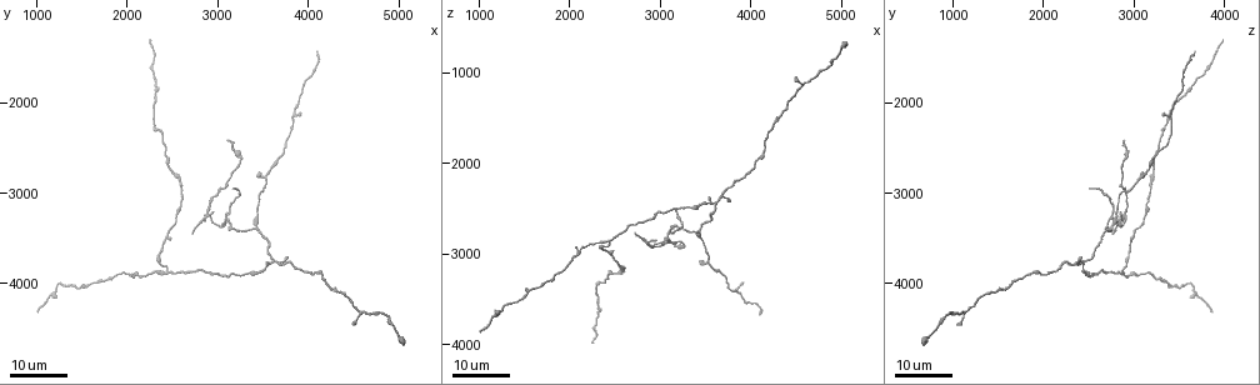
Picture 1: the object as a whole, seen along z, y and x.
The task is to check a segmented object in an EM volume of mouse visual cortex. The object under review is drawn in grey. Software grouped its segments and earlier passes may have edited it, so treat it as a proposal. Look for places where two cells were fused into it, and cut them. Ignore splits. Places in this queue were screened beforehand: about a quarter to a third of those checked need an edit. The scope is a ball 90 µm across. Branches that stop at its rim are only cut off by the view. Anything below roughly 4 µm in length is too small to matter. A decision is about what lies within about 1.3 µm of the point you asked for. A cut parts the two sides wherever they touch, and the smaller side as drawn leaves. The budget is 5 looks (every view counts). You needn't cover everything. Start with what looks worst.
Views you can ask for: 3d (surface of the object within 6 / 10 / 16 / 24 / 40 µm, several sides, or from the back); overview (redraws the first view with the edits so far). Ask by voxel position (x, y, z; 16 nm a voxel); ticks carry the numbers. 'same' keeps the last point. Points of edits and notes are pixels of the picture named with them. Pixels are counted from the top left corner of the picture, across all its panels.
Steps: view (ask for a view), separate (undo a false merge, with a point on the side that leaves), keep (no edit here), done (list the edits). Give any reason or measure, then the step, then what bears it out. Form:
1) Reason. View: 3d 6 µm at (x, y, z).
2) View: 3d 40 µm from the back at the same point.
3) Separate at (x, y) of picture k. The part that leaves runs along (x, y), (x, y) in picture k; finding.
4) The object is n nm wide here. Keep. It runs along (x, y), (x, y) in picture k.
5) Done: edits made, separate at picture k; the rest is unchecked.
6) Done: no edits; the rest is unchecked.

View: 3d 16 µm at (3400, 3400, 2750).

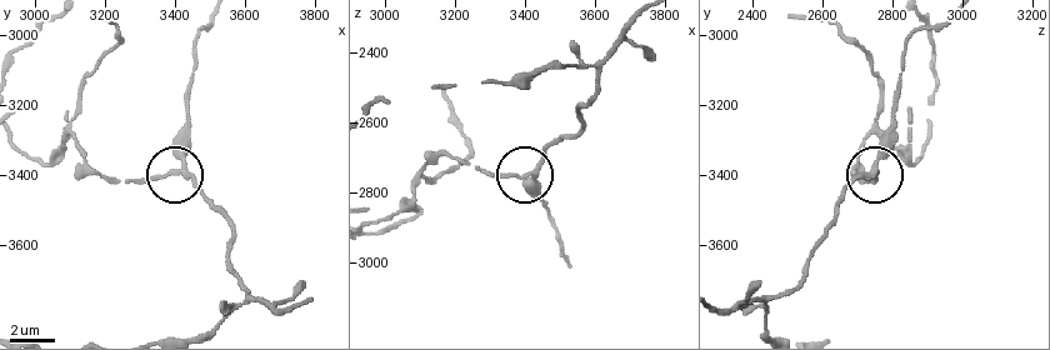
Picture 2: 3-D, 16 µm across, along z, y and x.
Zoom in. View: 3d 10 µm at (3410, 3380, 2750).

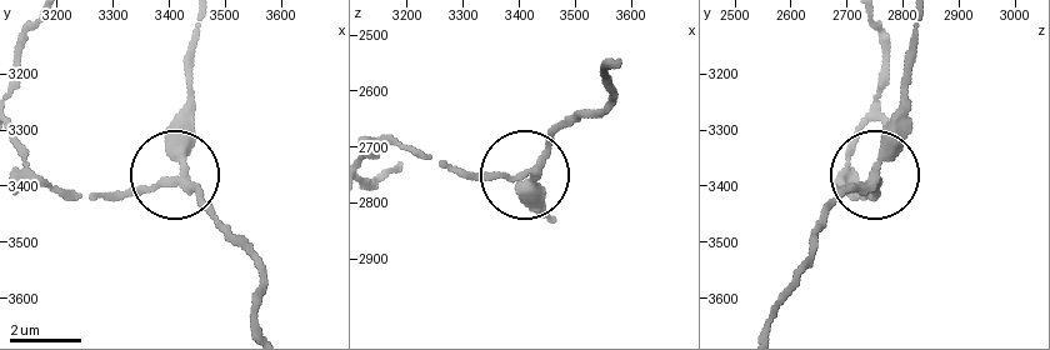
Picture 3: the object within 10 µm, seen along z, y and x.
3 arms meet here. Keep. It runs along (259, 326), (255, 264), (186, 184), (169, 175), (91, 193) in picture 3; one cell here.

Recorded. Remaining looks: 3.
Arms part here. View: 3d 16 µm at (2450, 3900, 2900).

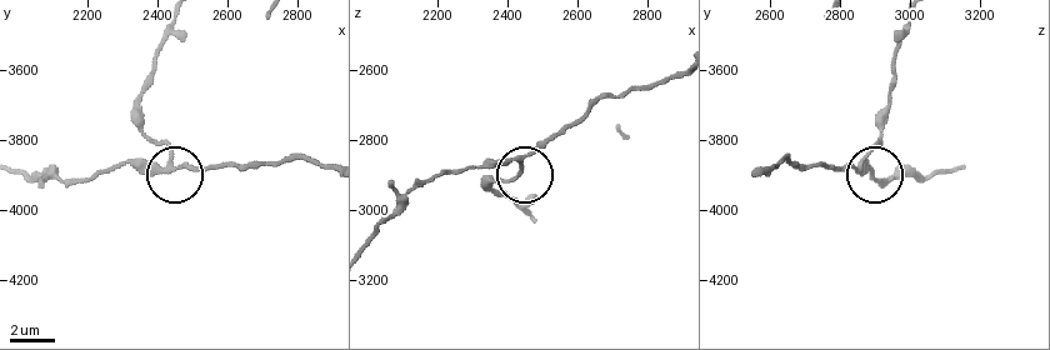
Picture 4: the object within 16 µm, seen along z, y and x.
View: 3d 10 µm at (2440, 3870, 2860).

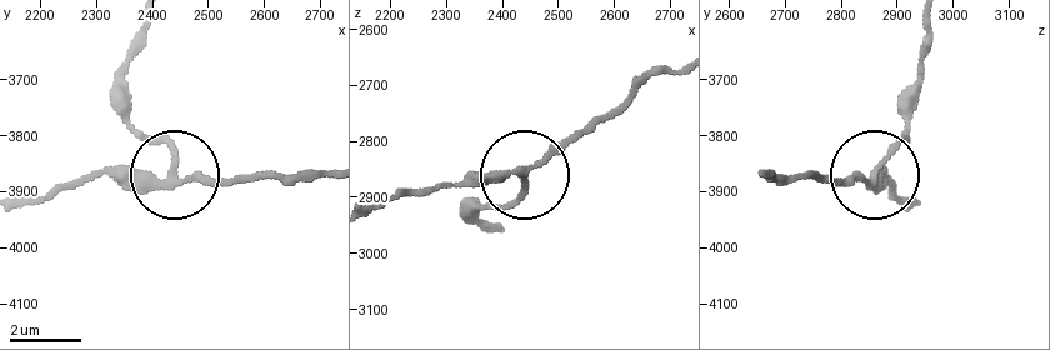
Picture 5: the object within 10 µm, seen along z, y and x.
3 arms meet here. Separate at (159, 135) of picture 5. The part that leaves runs along (175, 175), (165, 143), (130, 115), (130, 53), (141, 25) in picture 5; two cells meet here.

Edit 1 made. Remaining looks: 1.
Done: edits made, separate at picture 5; the rest is unchecked.

